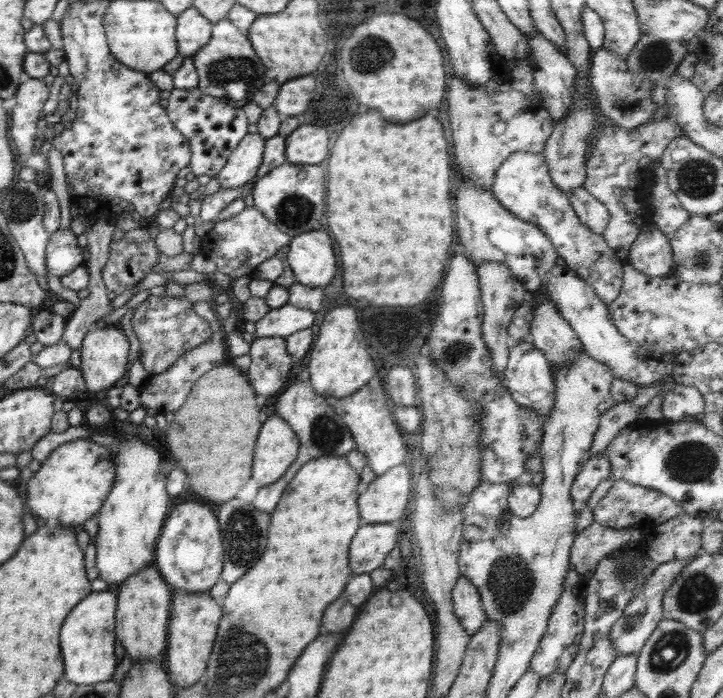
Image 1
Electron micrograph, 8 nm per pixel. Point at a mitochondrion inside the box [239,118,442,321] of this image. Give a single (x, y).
(295, 210)

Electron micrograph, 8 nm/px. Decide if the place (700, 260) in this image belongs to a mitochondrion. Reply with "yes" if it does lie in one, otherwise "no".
yes

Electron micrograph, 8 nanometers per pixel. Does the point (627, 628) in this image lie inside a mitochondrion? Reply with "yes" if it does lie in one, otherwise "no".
yes

